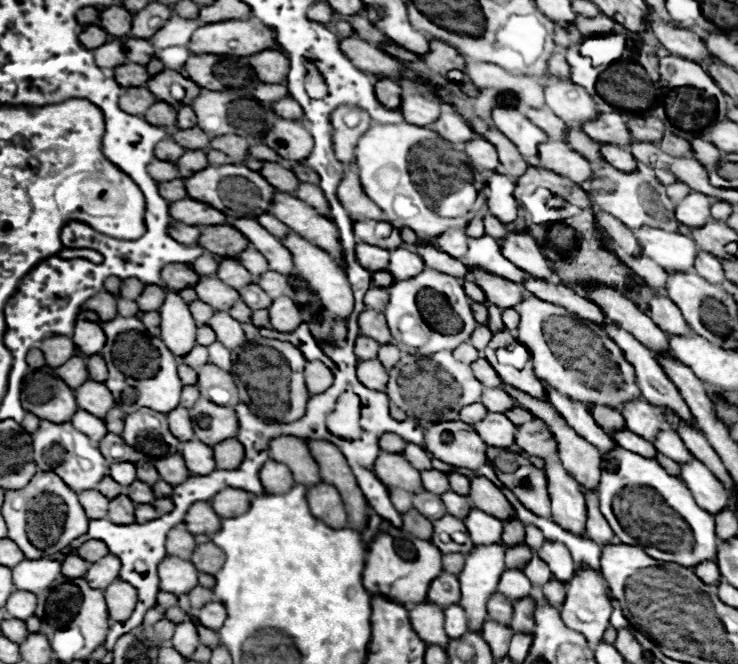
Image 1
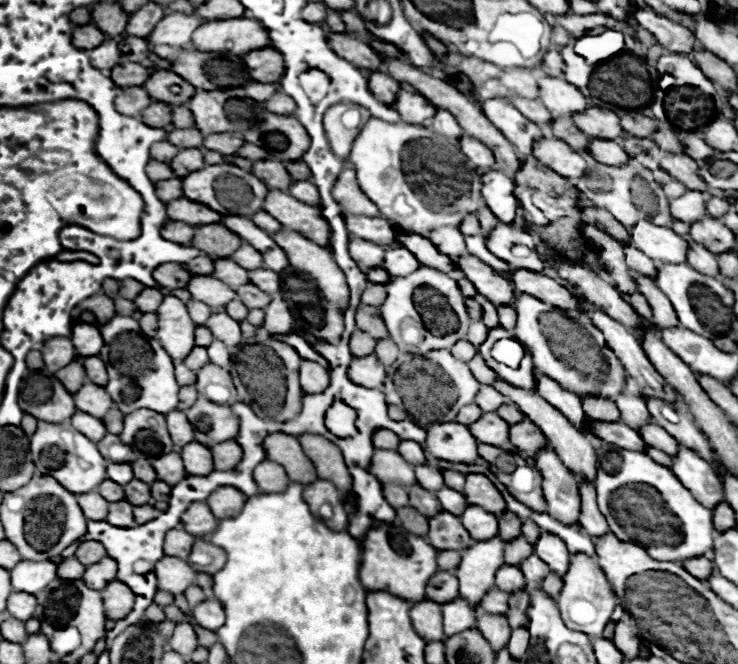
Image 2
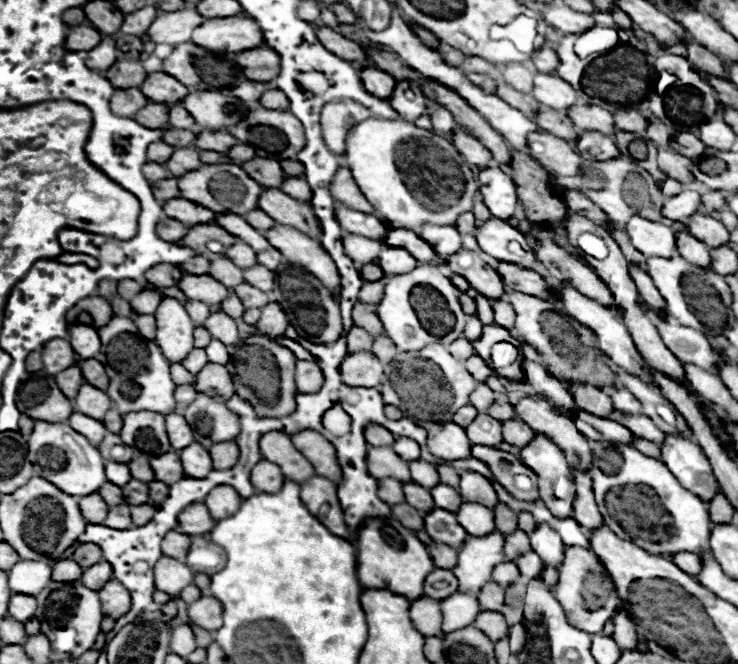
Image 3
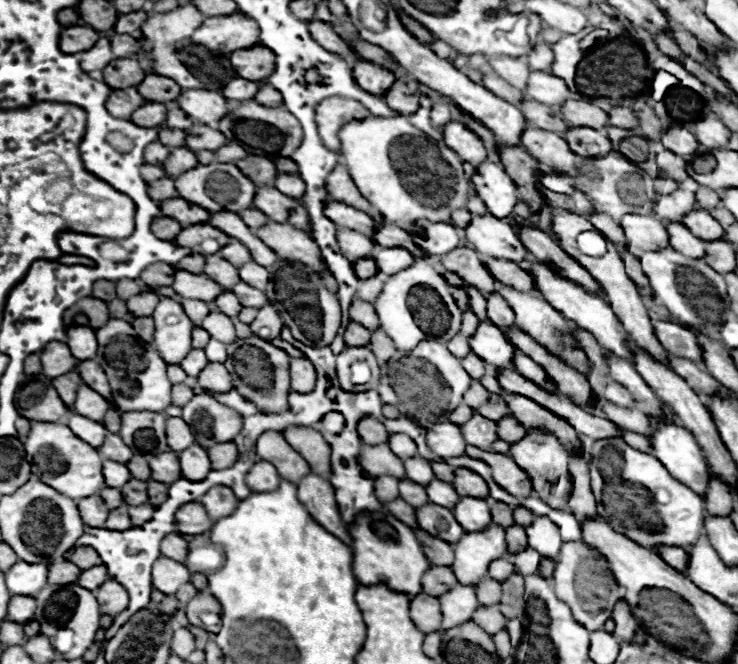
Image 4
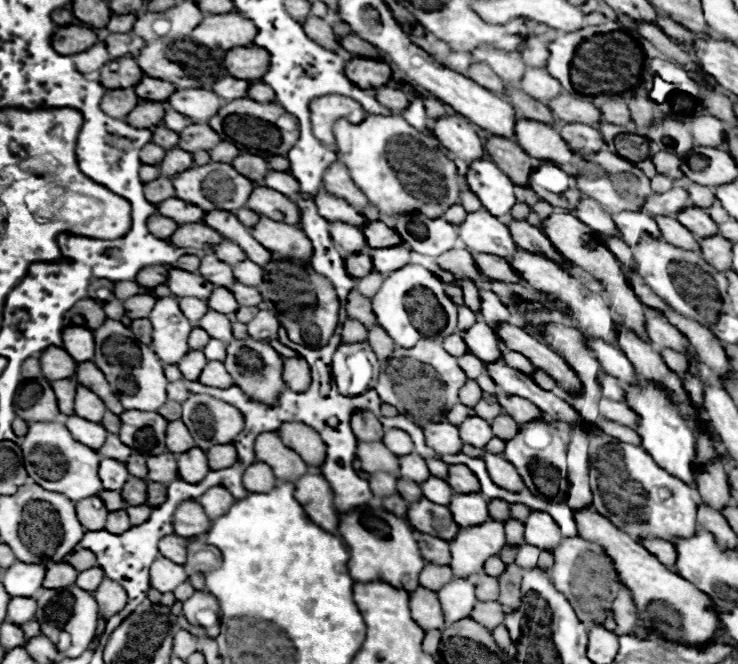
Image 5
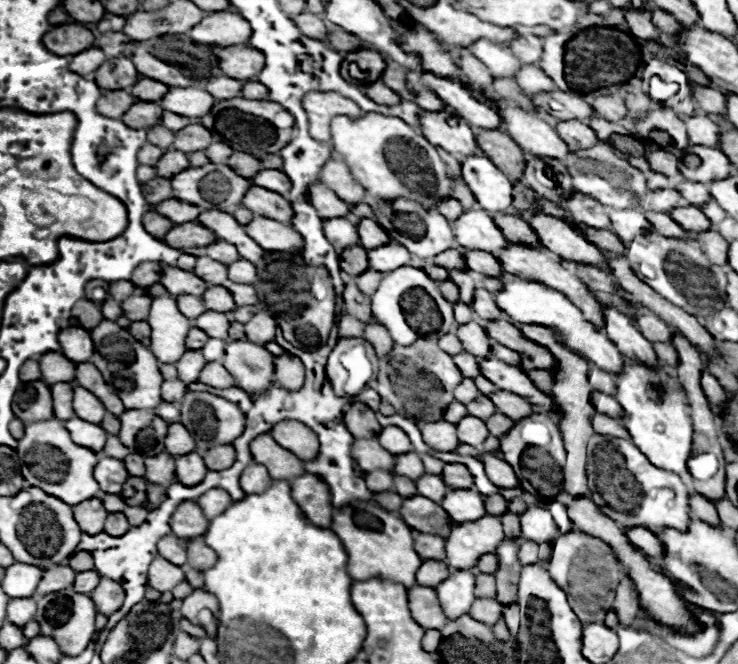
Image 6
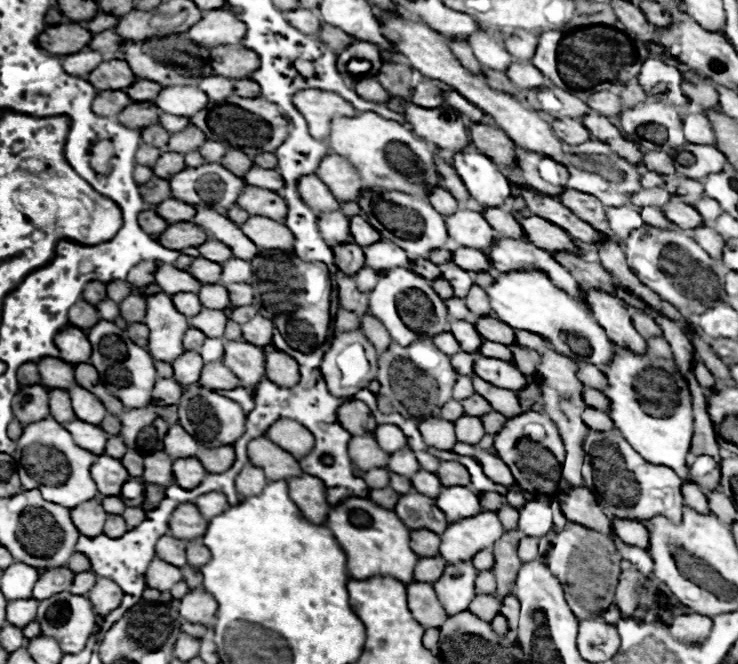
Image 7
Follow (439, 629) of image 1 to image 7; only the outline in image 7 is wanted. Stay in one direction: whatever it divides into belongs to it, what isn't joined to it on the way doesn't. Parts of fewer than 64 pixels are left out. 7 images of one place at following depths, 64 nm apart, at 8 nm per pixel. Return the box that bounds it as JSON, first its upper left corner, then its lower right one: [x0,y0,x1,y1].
[406,580,448,626]

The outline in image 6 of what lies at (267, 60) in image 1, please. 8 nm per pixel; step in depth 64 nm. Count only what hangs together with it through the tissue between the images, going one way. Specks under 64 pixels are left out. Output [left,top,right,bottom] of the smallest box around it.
[214,44,264,80]

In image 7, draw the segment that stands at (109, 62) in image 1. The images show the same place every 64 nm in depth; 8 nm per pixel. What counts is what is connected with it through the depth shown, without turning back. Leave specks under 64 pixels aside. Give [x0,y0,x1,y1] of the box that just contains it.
[60,50,102,76]

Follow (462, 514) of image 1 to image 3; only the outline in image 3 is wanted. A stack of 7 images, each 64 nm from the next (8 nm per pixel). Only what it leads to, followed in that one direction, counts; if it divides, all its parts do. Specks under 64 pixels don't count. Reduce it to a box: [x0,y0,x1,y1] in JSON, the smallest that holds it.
[430,484,462,512]

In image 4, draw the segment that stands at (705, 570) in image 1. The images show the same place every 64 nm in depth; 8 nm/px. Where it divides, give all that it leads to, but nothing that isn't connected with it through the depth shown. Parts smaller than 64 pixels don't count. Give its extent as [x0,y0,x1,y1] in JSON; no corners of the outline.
[656,546,684,570]

